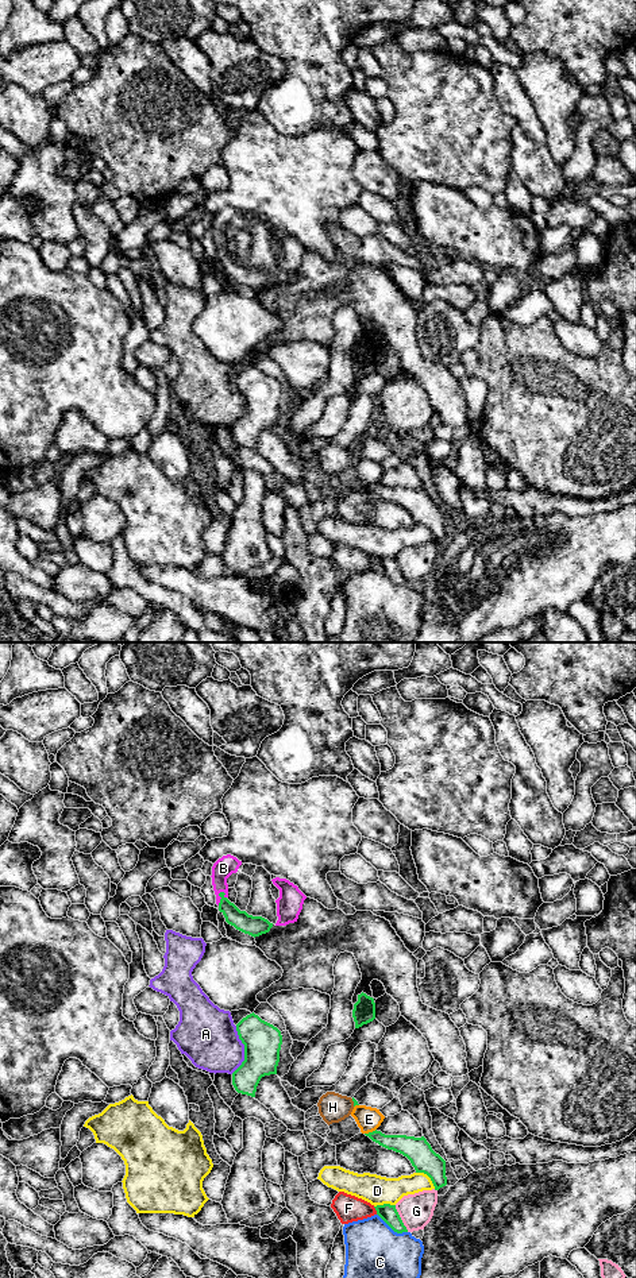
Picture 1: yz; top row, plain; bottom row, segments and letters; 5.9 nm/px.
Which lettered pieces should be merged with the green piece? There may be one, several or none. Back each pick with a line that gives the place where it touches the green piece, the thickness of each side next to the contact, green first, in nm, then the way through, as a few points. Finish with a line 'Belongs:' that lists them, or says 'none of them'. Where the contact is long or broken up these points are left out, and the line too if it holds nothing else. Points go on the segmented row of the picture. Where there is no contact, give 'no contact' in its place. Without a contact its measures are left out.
B: contact yz (222, 898); calibres 120 and 120 nm
Belongs: B

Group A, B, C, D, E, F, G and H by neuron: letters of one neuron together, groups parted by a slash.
A / B / C / D / E / F / G / H

